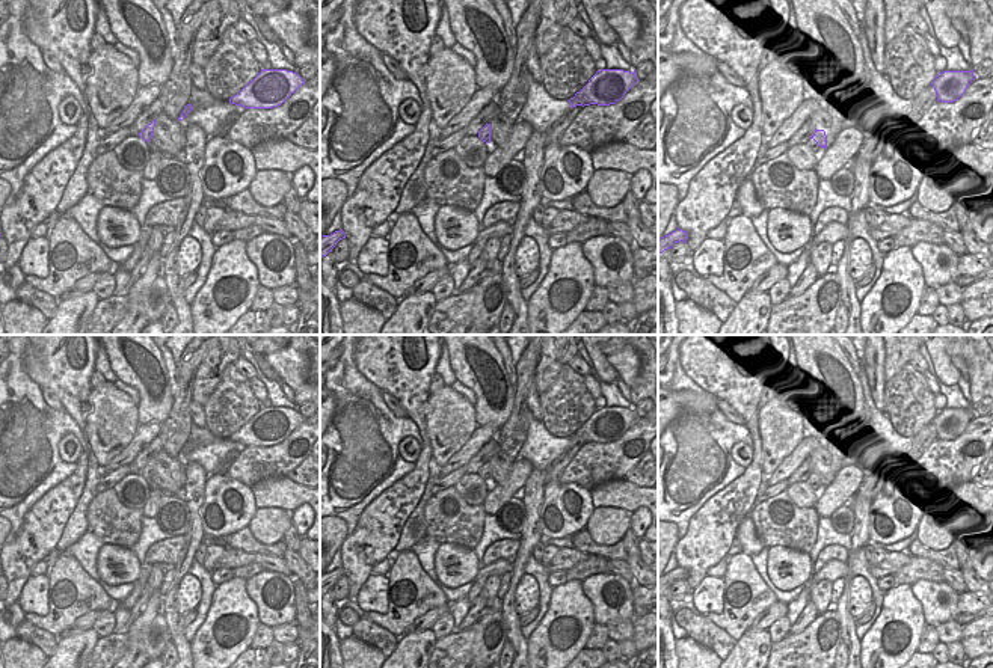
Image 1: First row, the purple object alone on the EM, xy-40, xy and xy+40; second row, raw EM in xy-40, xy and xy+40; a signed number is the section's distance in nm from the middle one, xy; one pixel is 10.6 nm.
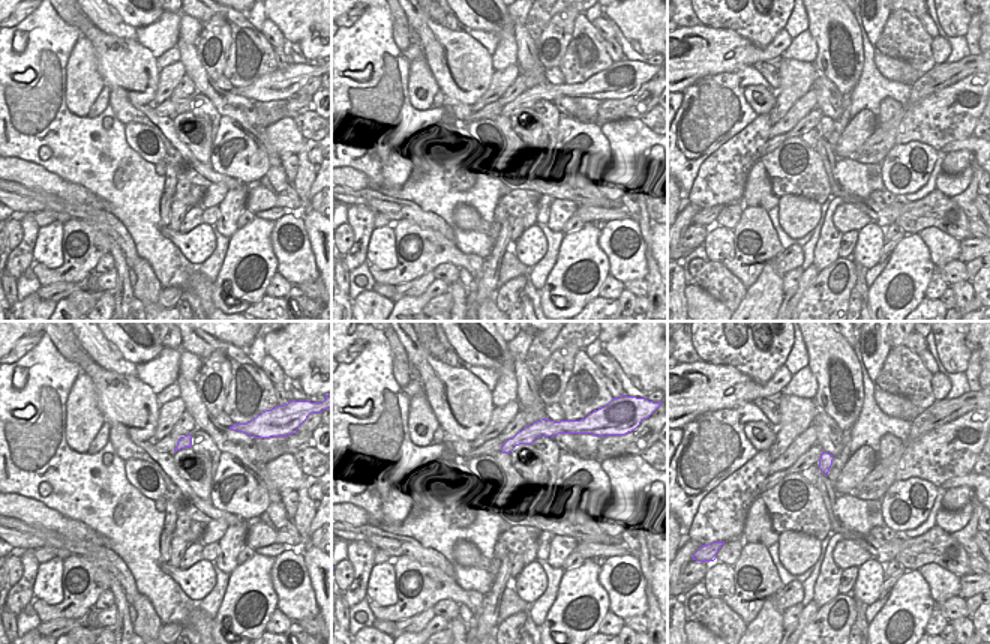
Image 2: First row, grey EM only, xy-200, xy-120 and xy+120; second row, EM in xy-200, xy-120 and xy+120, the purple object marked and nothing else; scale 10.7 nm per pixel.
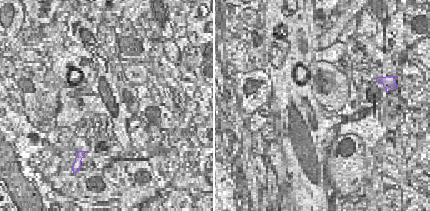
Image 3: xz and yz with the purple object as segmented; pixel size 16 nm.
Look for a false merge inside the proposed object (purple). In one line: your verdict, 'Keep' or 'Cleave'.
Keep

